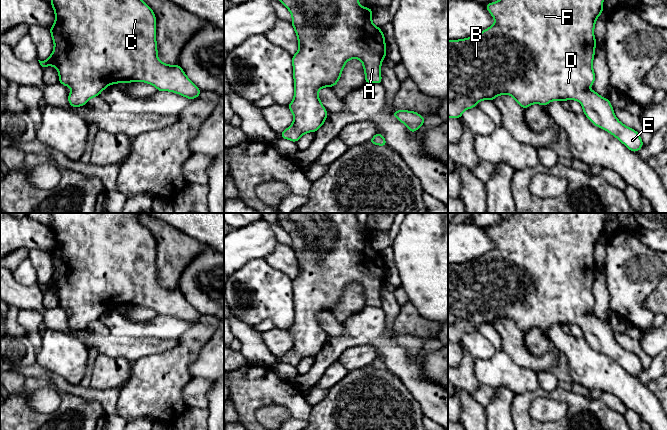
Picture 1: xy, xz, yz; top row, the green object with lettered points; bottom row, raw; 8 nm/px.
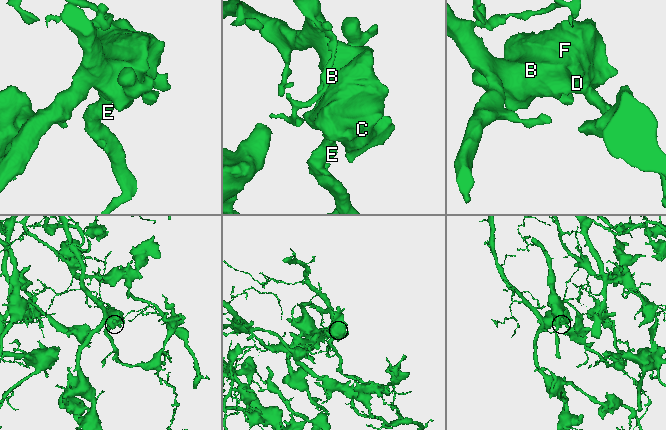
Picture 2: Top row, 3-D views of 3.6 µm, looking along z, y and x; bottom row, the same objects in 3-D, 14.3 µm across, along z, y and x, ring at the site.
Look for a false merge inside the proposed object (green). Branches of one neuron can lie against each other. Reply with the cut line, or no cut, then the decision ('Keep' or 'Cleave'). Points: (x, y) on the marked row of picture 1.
No split. Keep

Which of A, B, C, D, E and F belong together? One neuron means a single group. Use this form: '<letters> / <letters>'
A B C D E F

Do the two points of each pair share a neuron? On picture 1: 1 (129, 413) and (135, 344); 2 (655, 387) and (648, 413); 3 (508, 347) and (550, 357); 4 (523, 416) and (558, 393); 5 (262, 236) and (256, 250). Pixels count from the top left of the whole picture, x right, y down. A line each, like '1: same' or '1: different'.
1: different
2: different
3: same
4: same
5: same

